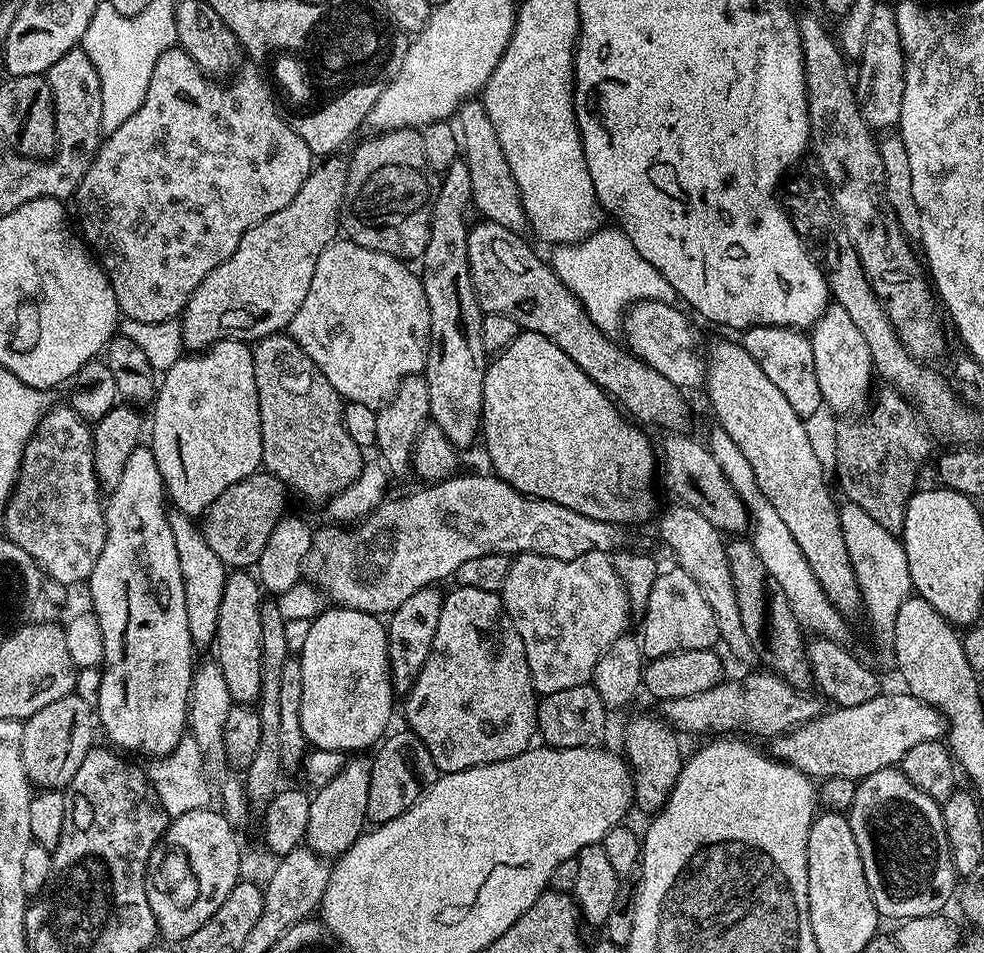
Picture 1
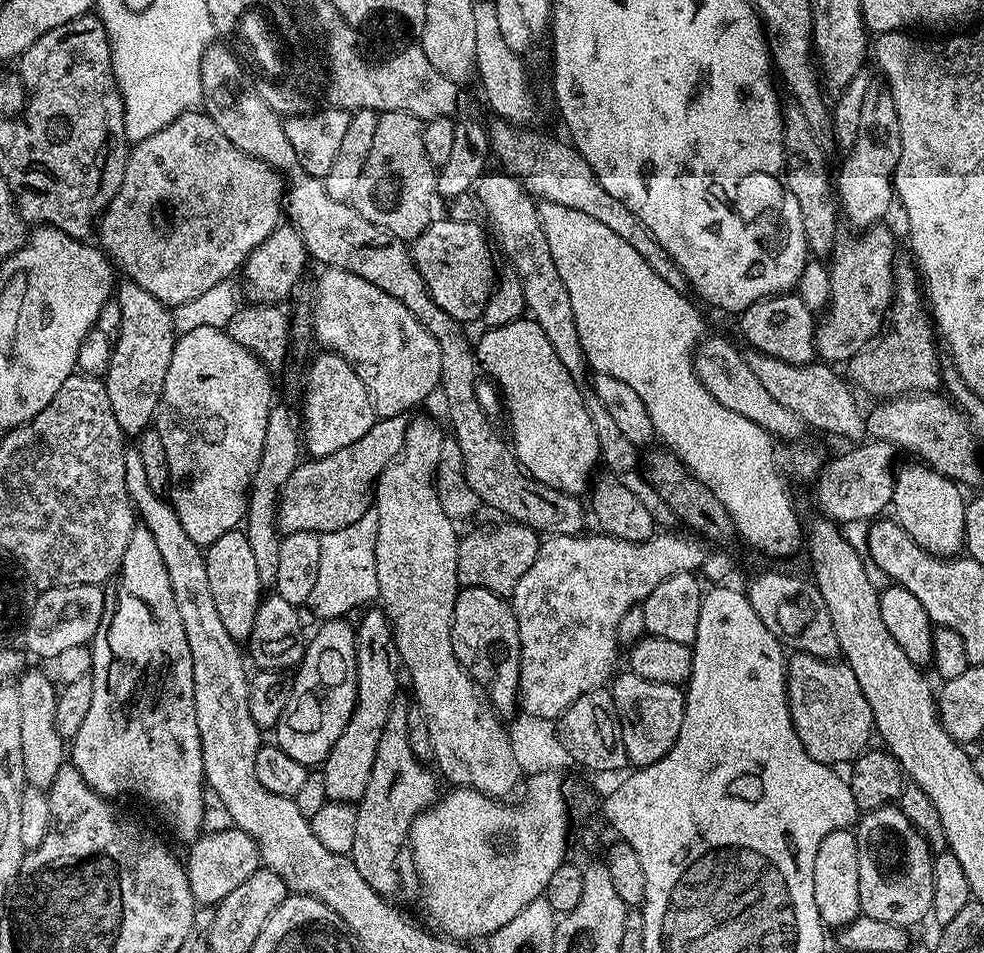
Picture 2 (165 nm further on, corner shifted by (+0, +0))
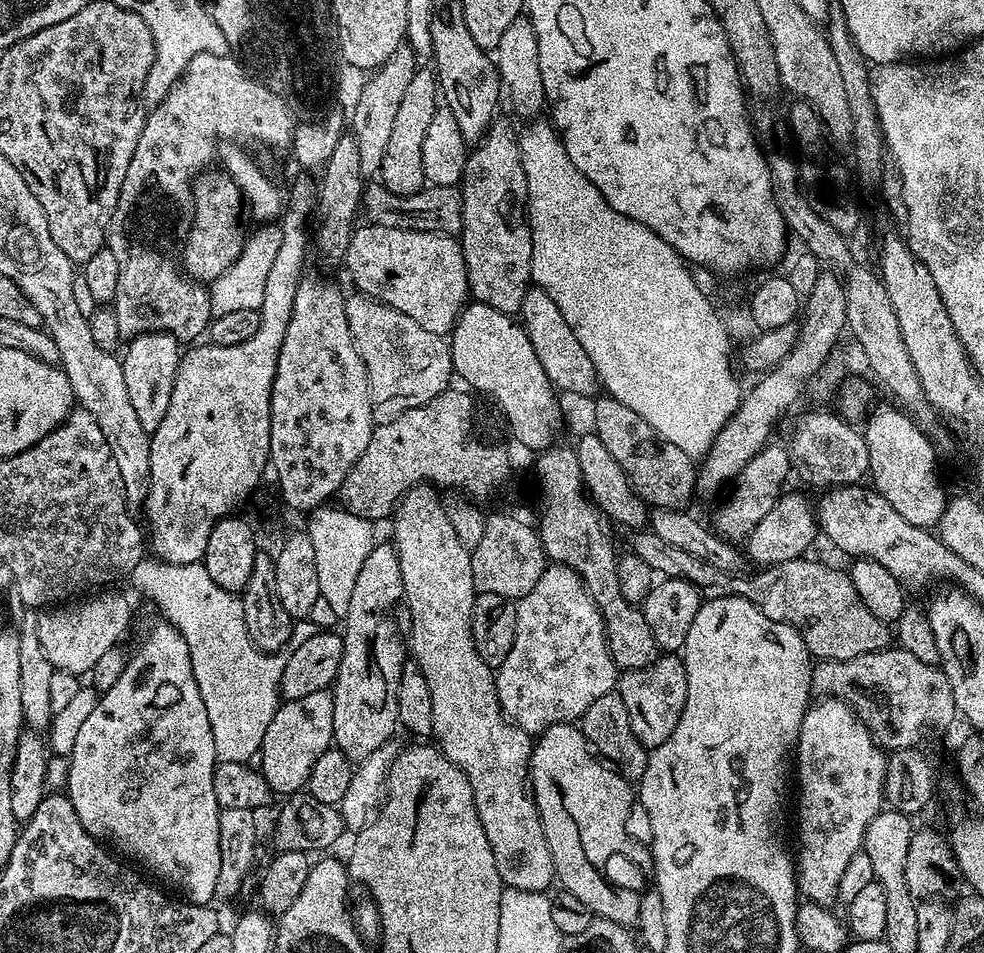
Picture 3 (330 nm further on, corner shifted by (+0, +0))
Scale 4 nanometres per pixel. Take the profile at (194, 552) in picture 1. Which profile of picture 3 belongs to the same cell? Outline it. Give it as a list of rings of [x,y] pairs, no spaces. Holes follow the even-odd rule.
[[[143,332],[127,341],[128,349],[120,360],[122,378],[126,378],[126,394],[134,406],[138,423],[149,434],[162,426],[162,418],[170,410],[170,394],[174,390],[174,378],[182,355],[181,341],[165,332]]]

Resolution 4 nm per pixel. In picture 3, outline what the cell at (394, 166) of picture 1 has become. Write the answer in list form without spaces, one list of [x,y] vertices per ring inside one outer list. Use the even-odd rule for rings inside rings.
[[[428,66],[417,67],[414,78],[410,78],[410,86],[406,86],[378,173],[379,183],[393,196],[408,196],[411,192],[420,191],[426,184],[422,170],[422,141],[426,138],[430,118],[434,118],[438,107],[436,73],[431,67],[426,67]]]

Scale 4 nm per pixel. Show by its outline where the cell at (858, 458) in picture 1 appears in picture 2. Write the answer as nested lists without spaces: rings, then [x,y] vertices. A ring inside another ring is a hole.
[[[897,259],[893,274],[893,298],[891,308],[888,309],[886,327],[867,348],[847,361],[847,379],[861,393],[864,391],[872,396],[880,396],[876,398],[936,392],[942,384],[942,363],[936,353],[936,344],[938,348],[938,336],[922,295],[918,270],[911,259]]]

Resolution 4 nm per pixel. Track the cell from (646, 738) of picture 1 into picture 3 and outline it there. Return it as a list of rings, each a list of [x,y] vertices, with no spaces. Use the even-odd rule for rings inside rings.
[[[661,654],[650,666],[619,673],[618,691],[622,702],[626,702],[626,714],[630,714],[630,730],[634,730],[634,738],[638,738],[644,748],[662,746],[662,742],[674,734],[674,726],[678,726],[678,718],[682,718],[686,706],[687,685],[684,661],[676,654]]]

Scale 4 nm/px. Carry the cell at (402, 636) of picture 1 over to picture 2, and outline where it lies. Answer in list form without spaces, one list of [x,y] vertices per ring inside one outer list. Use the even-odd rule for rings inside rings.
[[[397,695],[388,712],[386,726],[382,726],[382,738],[378,738],[370,782],[366,782],[364,796],[355,805],[354,846],[350,853],[354,866],[358,866],[358,874],[362,874],[362,878],[370,882],[373,890],[385,898],[392,898],[400,888],[400,876],[395,872],[396,859],[409,843],[413,822],[425,808],[432,807],[438,799],[437,773],[431,767],[424,768],[428,767],[425,761],[419,760],[410,746],[410,700],[405,696]]]

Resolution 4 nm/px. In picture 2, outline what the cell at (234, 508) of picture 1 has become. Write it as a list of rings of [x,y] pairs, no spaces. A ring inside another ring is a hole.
[[[389,416],[377,419],[376,425],[358,442],[350,442],[350,446],[342,446],[342,450],[334,450],[334,454],[305,459],[296,465],[290,478],[286,478],[284,489],[280,491],[280,505],[276,508],[276,526],[281,533],[315,532],[323,534],[330,531],[340,531],[366,515],[374,504],[376,480],[383,474],[384,467],[392,463],[403,453],[404,435],[408,429],[409,417]]]

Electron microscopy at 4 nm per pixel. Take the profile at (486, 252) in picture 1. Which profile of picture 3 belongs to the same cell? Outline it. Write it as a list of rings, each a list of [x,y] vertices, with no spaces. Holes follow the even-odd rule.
[[[375,222],[365,225],[365,228],[357,227],[353,231],[350,246],[342,257],[342,264],[348,267],[348,272],[356,283],[355,291],[406,314],[406,318],[414,318],[414,322],[418,322],[422,330],[430,330],[430,334],[447,337],[470,300],[466,262],[459,239],[455,236],[444,236],[440,232],[391,228]]]

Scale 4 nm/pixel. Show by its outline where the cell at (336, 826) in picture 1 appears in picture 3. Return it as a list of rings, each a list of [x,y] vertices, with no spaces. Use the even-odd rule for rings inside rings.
[[[376,542],[358,571],[349,612],[342,617],[344,653],[336,683],[330,689],[334,702],[332,738],[335,747],[353,762],[365,760],[374,750],[389,743],[392,731],[398,728],[398,682],[406,663],[406,644],[396,633],[396,616],[392,611],[403,599],[398,554],[391,543]]]

